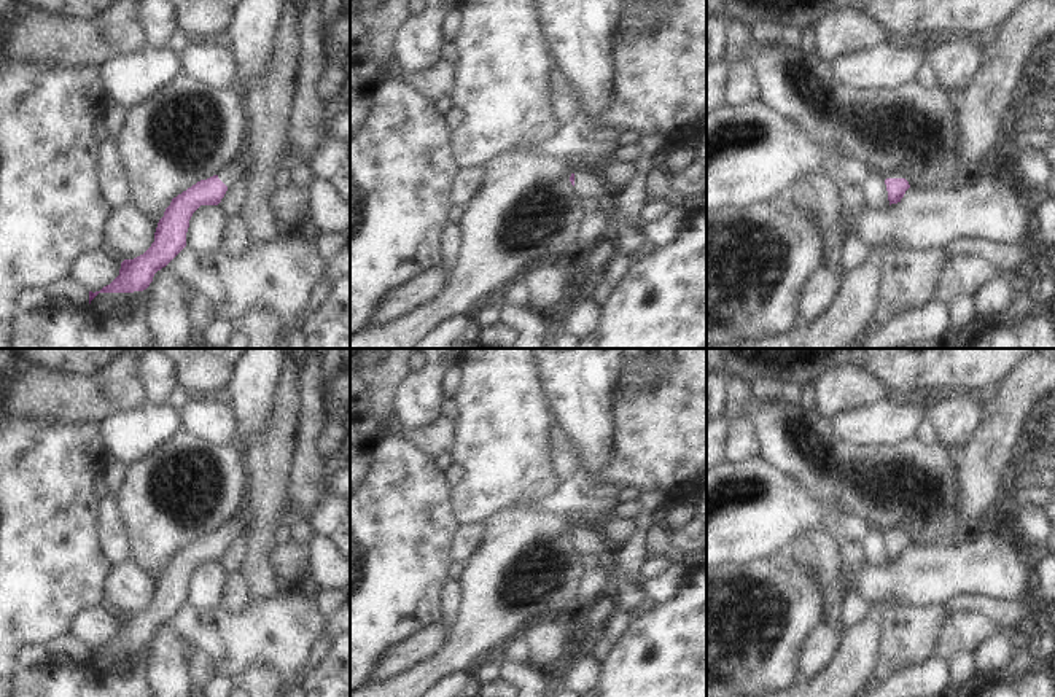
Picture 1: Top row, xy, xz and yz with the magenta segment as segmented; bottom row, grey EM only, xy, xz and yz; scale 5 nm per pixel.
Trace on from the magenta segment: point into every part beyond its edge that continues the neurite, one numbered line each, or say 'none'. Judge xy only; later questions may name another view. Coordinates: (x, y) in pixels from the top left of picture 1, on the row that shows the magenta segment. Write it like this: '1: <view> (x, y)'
1: xy (237, 169)

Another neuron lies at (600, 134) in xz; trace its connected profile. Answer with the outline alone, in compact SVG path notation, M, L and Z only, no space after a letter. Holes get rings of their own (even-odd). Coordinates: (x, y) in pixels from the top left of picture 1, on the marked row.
M581 124L576 126L578 127L578 132L587 138L587 140L592 140L592 142L603 142L603 140L613 140L613 138L617 138L619 132L616 129L611 129L611 127L600 127L600 129L587 129Z

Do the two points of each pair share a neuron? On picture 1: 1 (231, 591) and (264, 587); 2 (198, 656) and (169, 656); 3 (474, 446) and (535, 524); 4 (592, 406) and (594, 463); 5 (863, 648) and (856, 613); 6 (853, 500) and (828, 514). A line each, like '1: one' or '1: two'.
1: two
2: two
3: two
4: one
5: two
6: two

